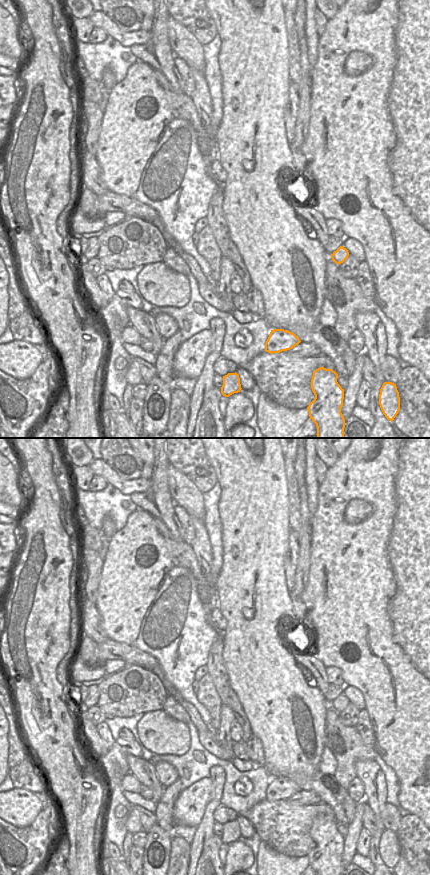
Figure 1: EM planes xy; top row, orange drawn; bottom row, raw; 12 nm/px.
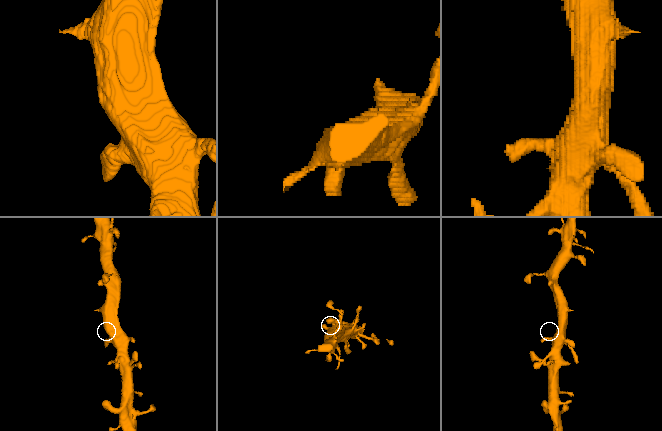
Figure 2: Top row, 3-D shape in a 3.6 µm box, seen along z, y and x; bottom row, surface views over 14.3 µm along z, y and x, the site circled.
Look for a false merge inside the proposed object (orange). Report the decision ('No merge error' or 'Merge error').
No merge error

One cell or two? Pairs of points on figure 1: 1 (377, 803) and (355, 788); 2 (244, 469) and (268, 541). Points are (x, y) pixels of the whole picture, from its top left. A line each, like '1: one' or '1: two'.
1: two
2: one

